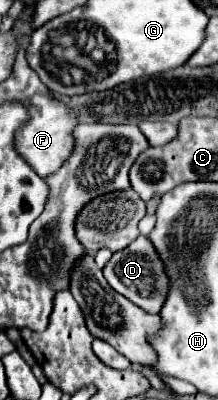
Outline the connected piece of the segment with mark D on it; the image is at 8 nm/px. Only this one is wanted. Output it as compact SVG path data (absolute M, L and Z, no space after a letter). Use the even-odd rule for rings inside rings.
M138 237L126 249L114 253L110 263L104 267L104 275L114 291L122 293L146 313L158 313L162 309L168 291L168 277L162 269L162 261L158 261L158 255L154 253L154 247L150 247L150 241L146 237Z

